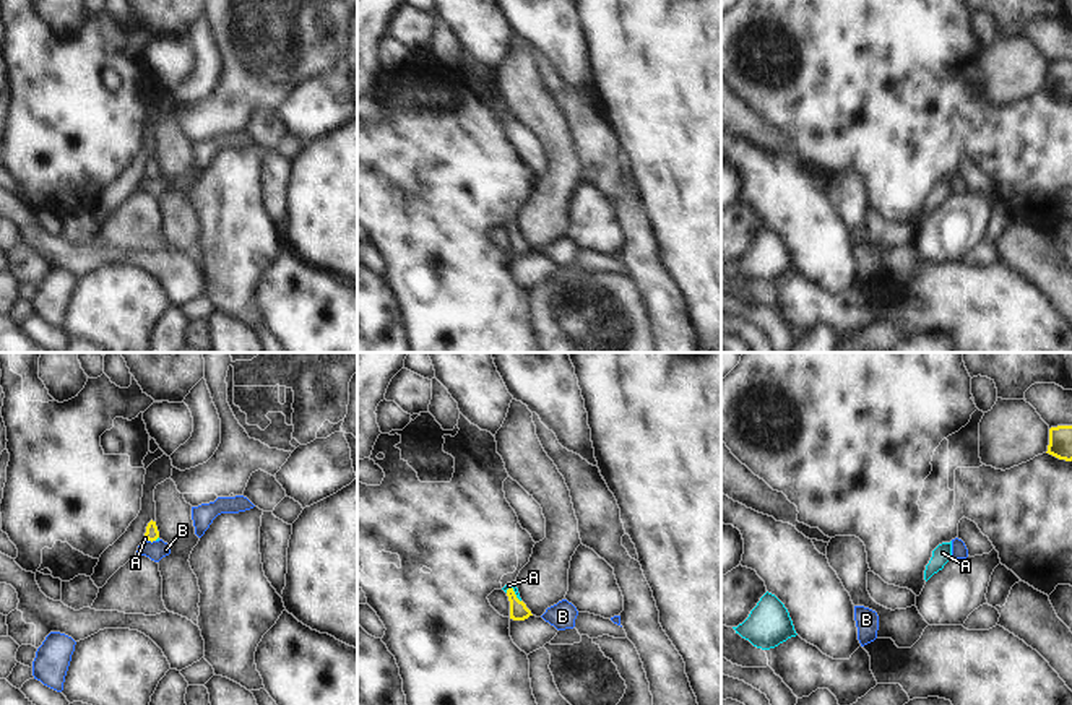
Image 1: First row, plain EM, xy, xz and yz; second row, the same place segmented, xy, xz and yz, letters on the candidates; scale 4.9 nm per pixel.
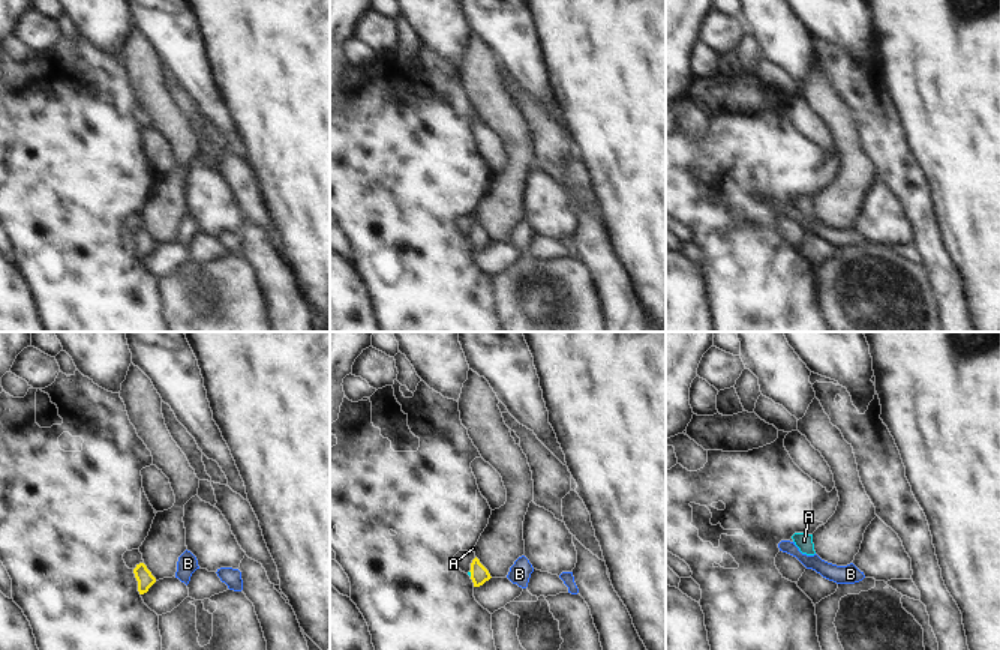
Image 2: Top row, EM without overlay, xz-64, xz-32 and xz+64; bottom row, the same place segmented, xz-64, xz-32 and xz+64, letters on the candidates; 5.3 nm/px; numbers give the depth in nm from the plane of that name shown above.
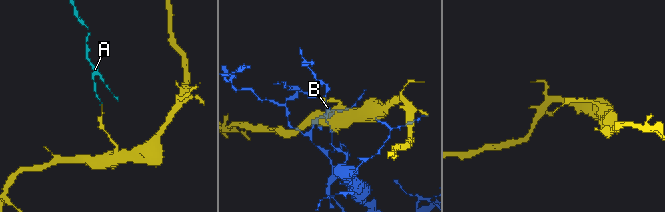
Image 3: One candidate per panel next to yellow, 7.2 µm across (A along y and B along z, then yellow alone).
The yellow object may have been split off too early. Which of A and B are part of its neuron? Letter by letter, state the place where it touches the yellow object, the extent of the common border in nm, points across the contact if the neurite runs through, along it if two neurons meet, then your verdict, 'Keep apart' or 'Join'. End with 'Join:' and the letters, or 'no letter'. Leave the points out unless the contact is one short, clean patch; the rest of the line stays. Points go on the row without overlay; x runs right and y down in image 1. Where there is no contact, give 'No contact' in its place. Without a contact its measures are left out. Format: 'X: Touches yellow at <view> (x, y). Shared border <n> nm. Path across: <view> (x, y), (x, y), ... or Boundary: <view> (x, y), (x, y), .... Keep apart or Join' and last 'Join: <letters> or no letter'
A: Touches yellow at xz (515, 231). Shared border 100 nm. Path across: xz (518, 247), (515, 231), (509, 221). Join
B: Touches yellow at xy (151, 177). Shared border 40 nm. Boundary: xy (148, 176), (155, 177). Keep apart
Join: A.

